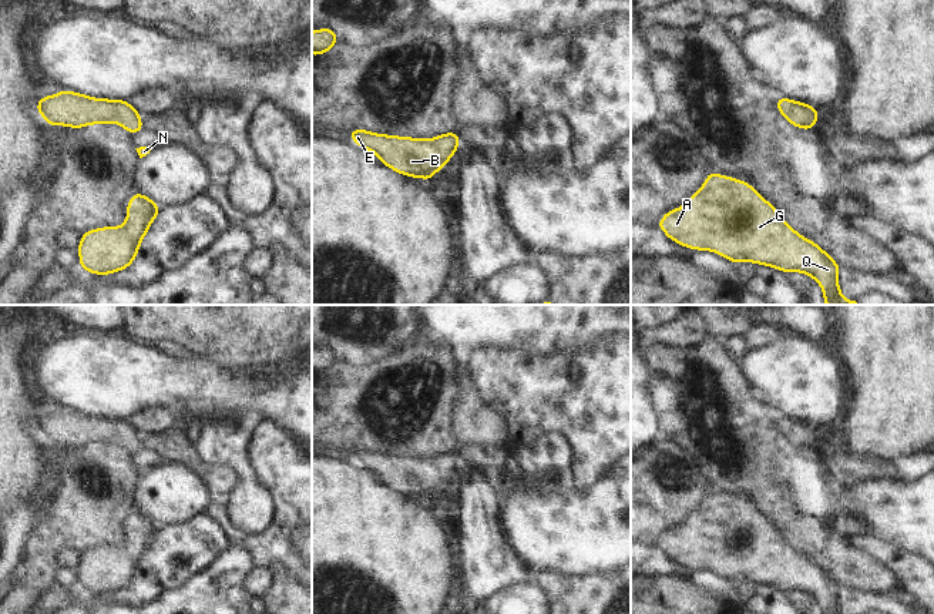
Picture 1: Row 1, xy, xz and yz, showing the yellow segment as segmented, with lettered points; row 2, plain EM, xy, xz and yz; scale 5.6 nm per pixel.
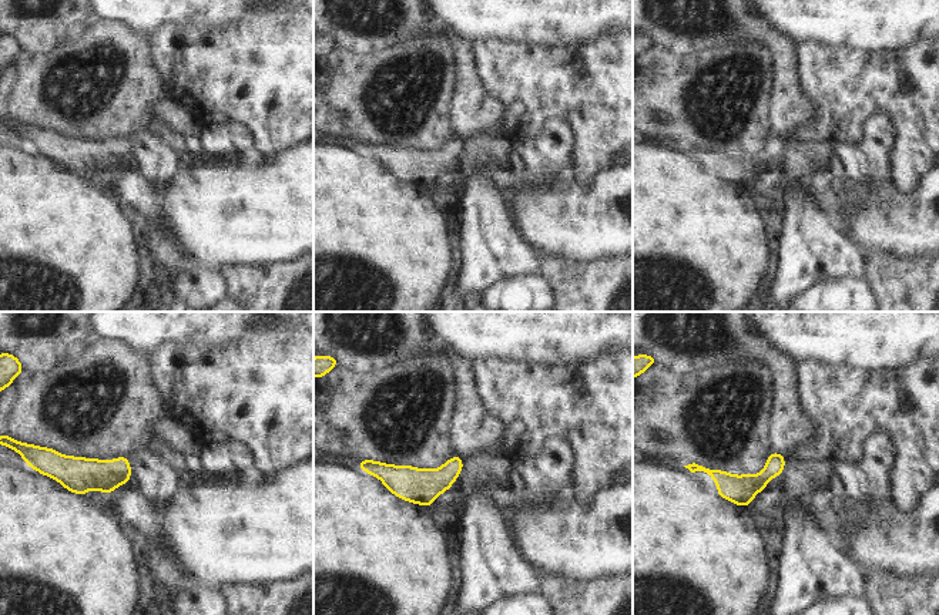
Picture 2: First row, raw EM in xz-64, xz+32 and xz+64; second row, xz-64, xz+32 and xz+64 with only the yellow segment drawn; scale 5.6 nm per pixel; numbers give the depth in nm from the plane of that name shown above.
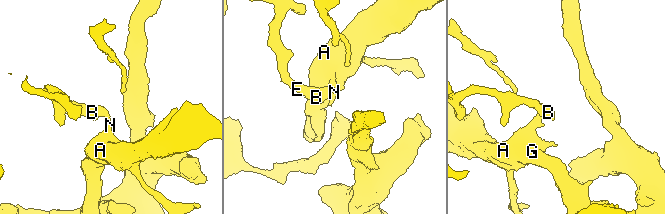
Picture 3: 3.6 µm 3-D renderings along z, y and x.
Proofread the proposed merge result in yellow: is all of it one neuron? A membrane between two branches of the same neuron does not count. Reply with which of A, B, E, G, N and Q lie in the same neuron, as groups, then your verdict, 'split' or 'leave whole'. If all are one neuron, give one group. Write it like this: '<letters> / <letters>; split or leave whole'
A B E G N Q; leave whole

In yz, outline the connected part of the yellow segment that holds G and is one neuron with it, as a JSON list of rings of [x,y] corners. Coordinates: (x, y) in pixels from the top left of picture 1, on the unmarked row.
[[[708,491],[703,504],[686,523],[668,530],[656,543],[665,554],[689,568],[712,570],[733,583],[753,581],[782,591],[802,591],[813,597],[823,614],[841,614],[840,584],[812,558],[796,551],[750,503]]]

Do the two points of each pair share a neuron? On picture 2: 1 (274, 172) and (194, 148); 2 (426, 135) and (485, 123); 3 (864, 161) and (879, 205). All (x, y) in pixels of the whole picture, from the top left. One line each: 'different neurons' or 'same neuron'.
1: different neurons
2: different neurons
3: different neurons

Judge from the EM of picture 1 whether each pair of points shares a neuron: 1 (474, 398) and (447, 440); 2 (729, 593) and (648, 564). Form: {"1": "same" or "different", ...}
{"1": "different", "2": "same"}

